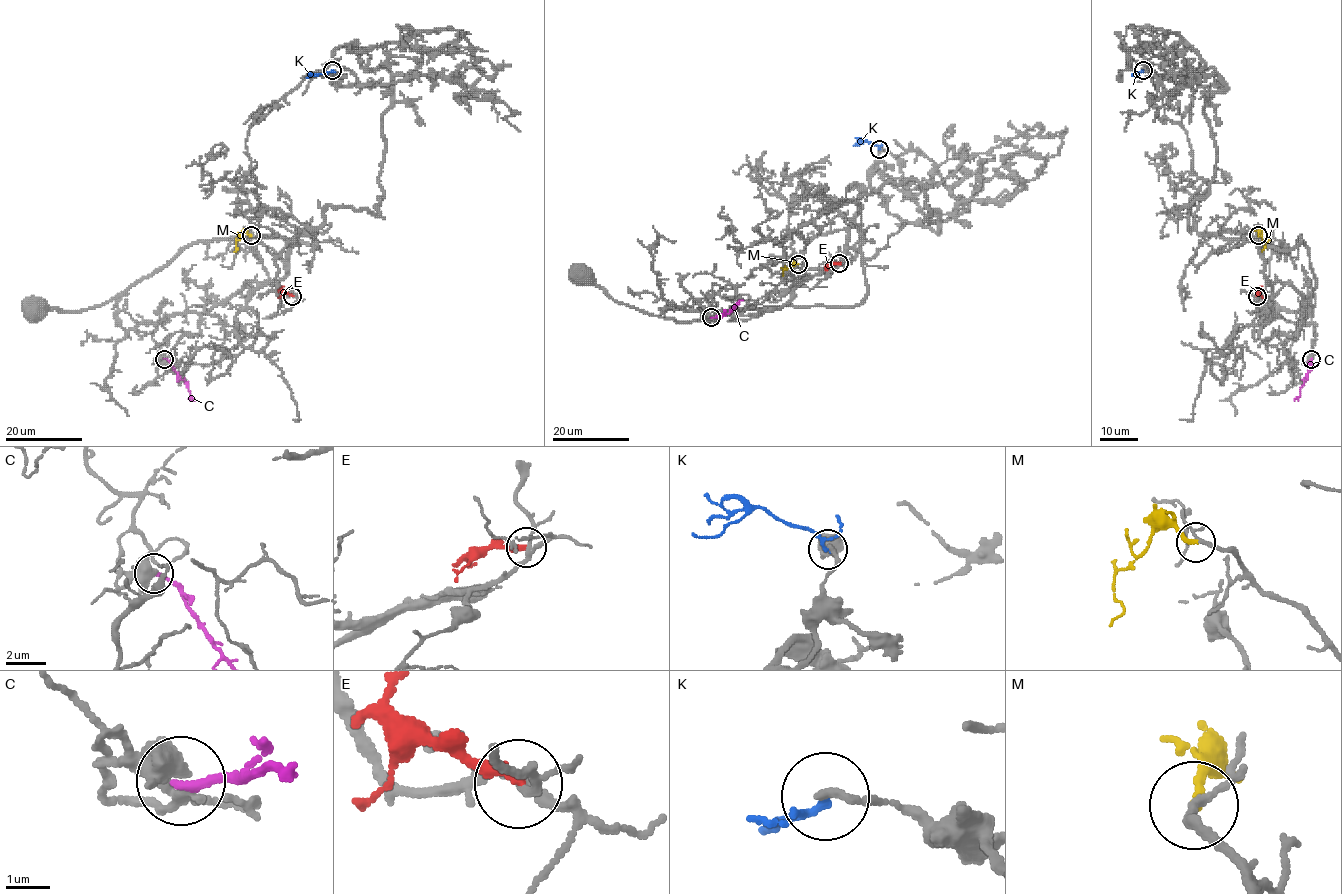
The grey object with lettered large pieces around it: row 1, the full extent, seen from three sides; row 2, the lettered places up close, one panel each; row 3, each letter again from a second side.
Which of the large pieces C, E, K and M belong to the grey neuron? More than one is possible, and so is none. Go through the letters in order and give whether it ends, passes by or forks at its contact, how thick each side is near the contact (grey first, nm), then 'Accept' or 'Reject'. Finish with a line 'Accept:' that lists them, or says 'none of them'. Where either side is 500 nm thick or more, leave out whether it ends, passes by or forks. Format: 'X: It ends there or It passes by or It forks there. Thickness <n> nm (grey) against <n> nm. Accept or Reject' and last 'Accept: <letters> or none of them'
C: It ends there. Thickness 400 nm (grey) against 200 nm. Reject
E: It ends there. Thickness 190 nm (grey) against 300 nm. Reject
K: It passes by. Thickness 200 nm (grey) against 120 nm. Reject
M: It ends there. Thickness 140 nm (grey) against 200 nm. Accept
Accept: M

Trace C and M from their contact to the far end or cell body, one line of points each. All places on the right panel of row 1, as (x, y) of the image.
C: (1311, 359), (1307, 379), (1294, 401)
M: (1257, 236), (1260, 233), (1265, 241), (1261, 252)

